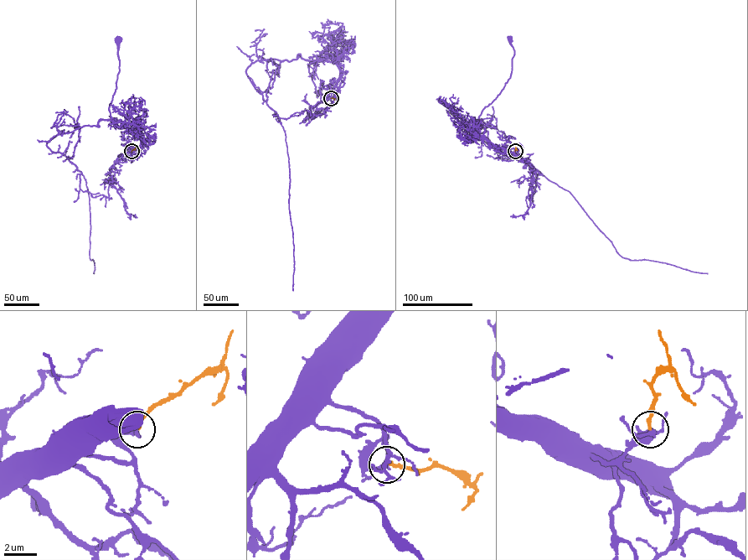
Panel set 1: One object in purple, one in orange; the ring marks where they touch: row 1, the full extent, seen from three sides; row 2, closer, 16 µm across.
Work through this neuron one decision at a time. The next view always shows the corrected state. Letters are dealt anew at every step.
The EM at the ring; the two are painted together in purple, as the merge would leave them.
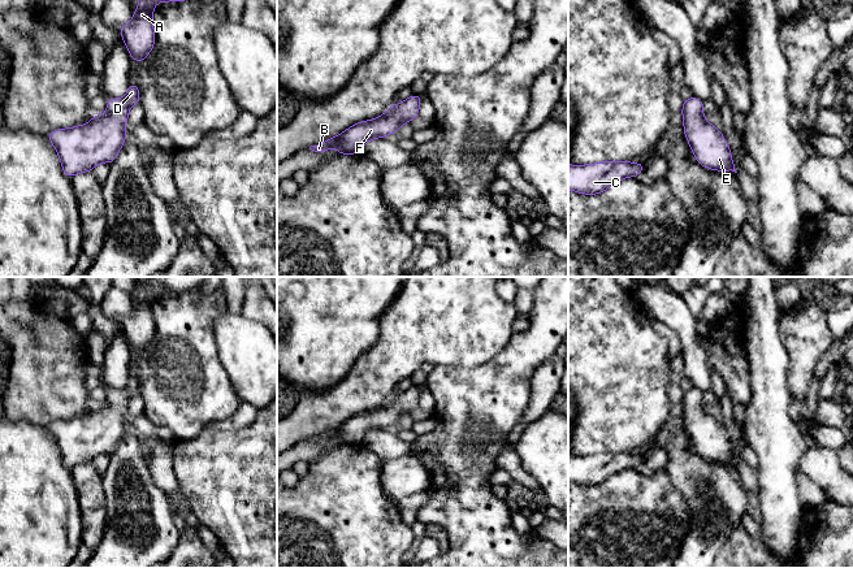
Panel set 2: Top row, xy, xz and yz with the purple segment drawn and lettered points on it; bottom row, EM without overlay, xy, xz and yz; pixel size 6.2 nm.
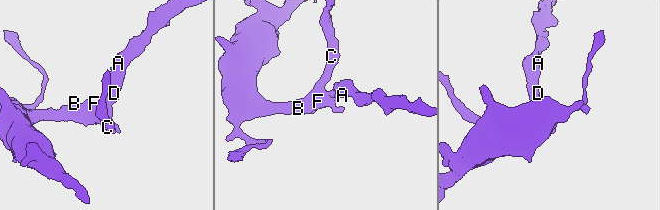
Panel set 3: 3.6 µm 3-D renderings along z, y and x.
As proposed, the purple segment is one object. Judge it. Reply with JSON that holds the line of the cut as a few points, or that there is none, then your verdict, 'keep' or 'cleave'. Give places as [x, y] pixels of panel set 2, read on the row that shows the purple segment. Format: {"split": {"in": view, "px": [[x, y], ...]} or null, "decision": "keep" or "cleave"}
{"split": null, "decision": "keep"}

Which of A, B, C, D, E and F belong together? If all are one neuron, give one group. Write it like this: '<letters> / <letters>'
A B C D E F

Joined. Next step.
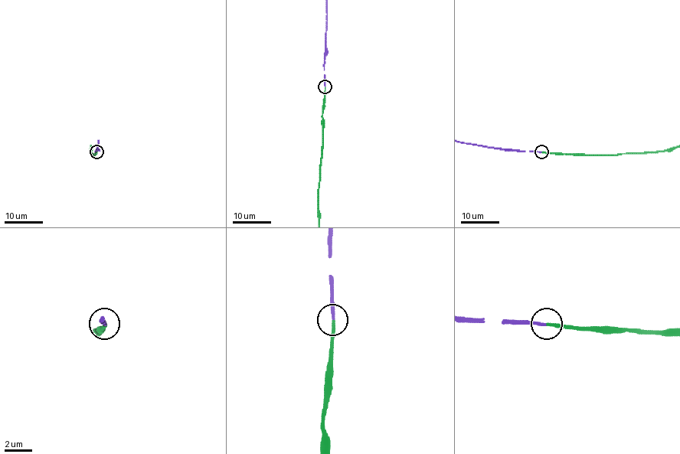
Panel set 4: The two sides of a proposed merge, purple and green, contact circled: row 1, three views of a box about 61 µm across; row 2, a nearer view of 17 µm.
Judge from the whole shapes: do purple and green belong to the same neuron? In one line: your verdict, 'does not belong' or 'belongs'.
belongs

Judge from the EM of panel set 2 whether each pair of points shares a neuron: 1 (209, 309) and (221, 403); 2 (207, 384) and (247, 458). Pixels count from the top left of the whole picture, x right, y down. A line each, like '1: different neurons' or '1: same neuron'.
1: same neuron
2: different neurons

